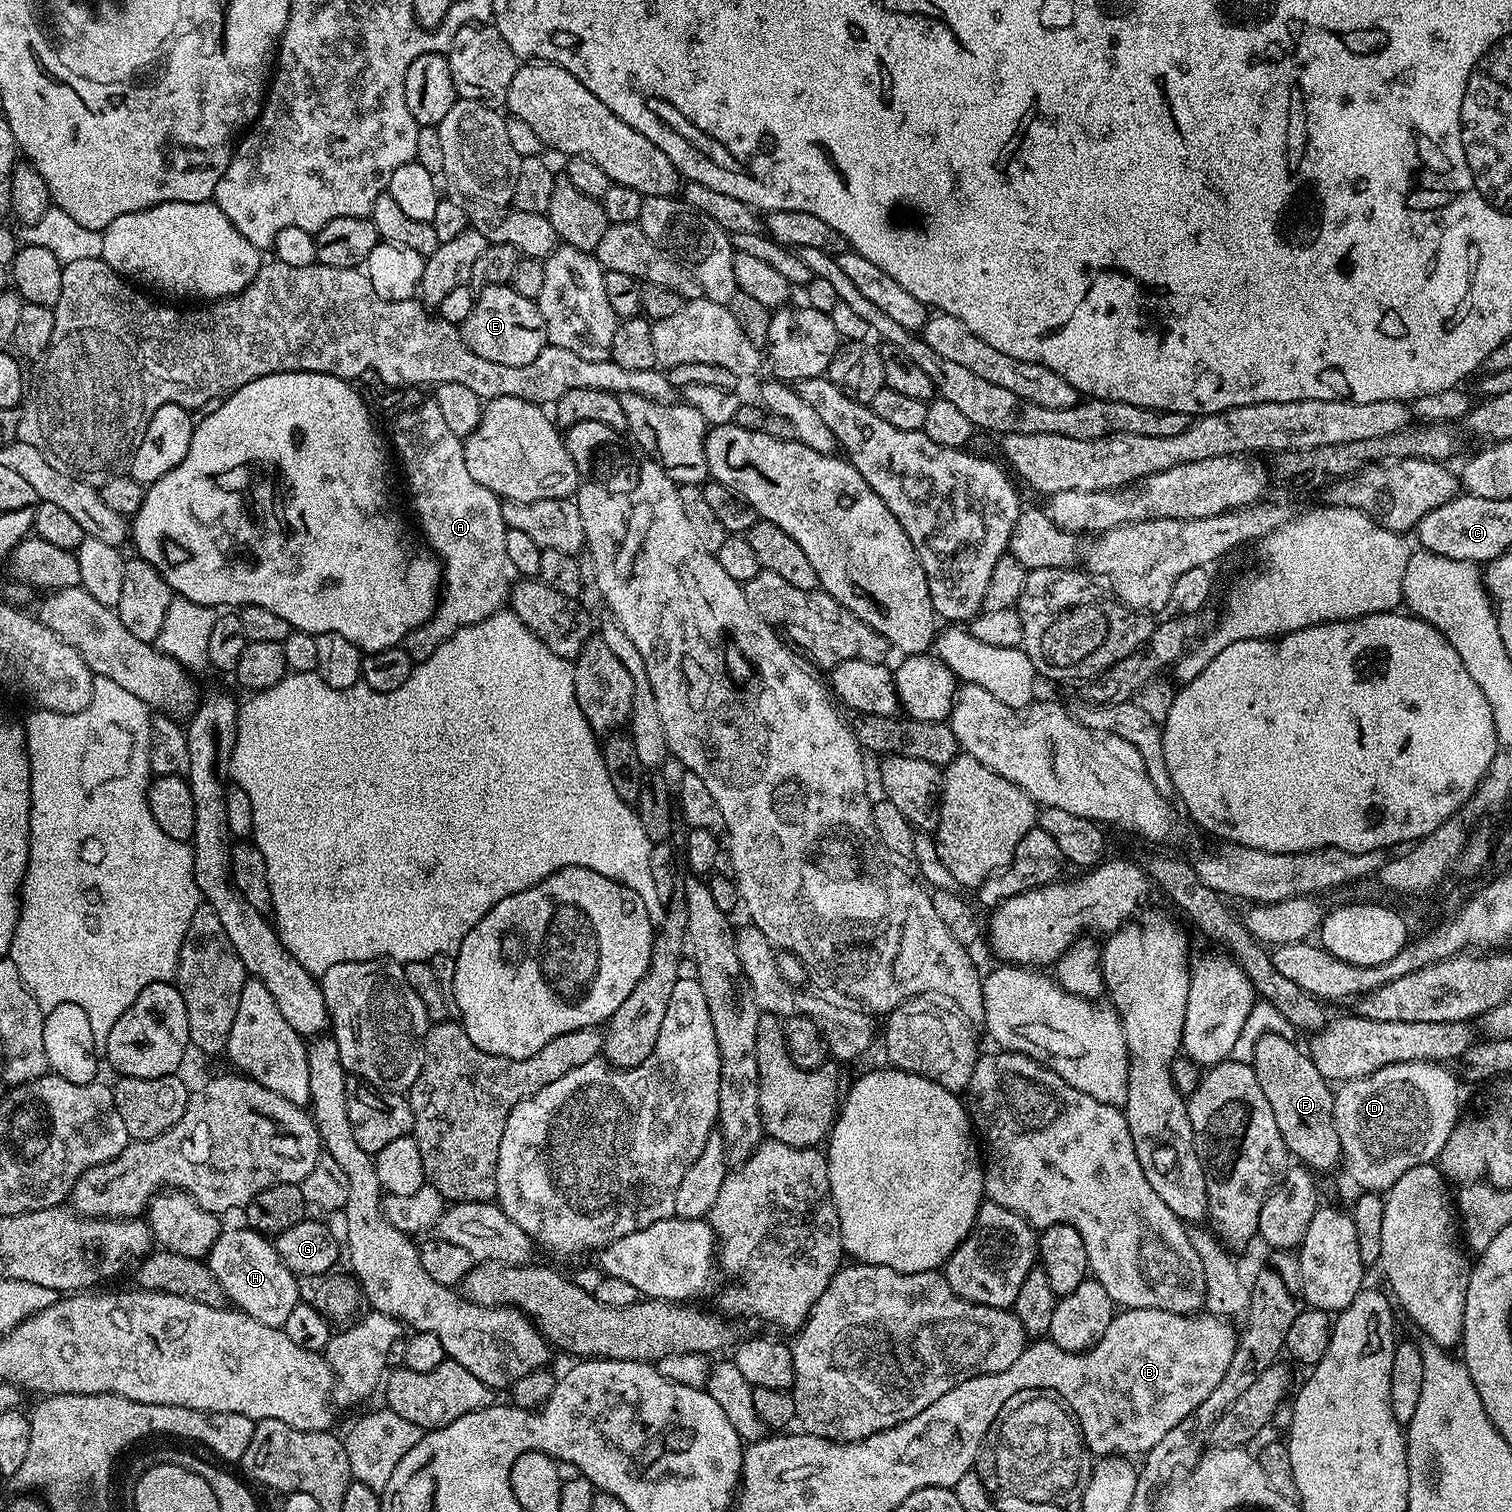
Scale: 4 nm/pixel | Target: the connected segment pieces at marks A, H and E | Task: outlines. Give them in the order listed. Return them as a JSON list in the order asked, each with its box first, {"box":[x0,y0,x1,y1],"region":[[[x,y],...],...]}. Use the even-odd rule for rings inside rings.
[{"box":[390,402,518,662],"region":[[[421,402],[416,408],[409,408],[395,417],[396,425],[392,428],[390,444],[394,456],[400,459],[400,468],[404,471],[404,480],[408,483],[408,496],[412,499],[412,508],[420,519],[420,528],[428,535],[427,547],[431,549],[442,569],[442,595],[437,603],[435,614],[421,628],[416,628],[405,638],[402,647],[408,651],[413,662],[430,658],[442,642],[446,642],[459,628],[482,622],[501,611],[509,603],[512,585],[518,577],[514,562],[506,550],[508,525],[502,518],[501,499],[486,486],[478,486],[466,470],[464,441],[446,426],[442,410],[435,402]]]},{"box":[206,1226,301,1329],"region":[[[247,1226],[221,1231],[206,1263],[229,1301],[239,1311],[271,1328],[283,1329],[290,1310],[301,1303],[298,1277],[278,1258],[275,1243]]]},{"box":[462,284,548,366],"region":[[[486,284],[479,291],[476,305],[462,325],[462,335],[470,350],[478,358],[499,362],[501,366],[526,366],[526,362],[534,362],[548,344],[546,322],[536,302],[522,298],[508,284]]]}]

